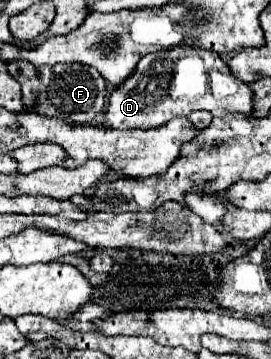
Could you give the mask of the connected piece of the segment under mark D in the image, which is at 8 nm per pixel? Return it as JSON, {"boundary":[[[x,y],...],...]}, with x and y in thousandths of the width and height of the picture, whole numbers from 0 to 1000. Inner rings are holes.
{"boundary":[[[646,131],[616,142],[579,142],[520,159],[498,198],[402,265],[402,292],[387,304],[373,354],[395,359],[572,359],[601,343],[616,343],[638,326],[690,326],[712,309],[771,309],[786,326],[823,320],[926,320],[934,309],[934,253],[911,231],[875,220],[838,175],[793,148],[764,136],[727,131]]]}

